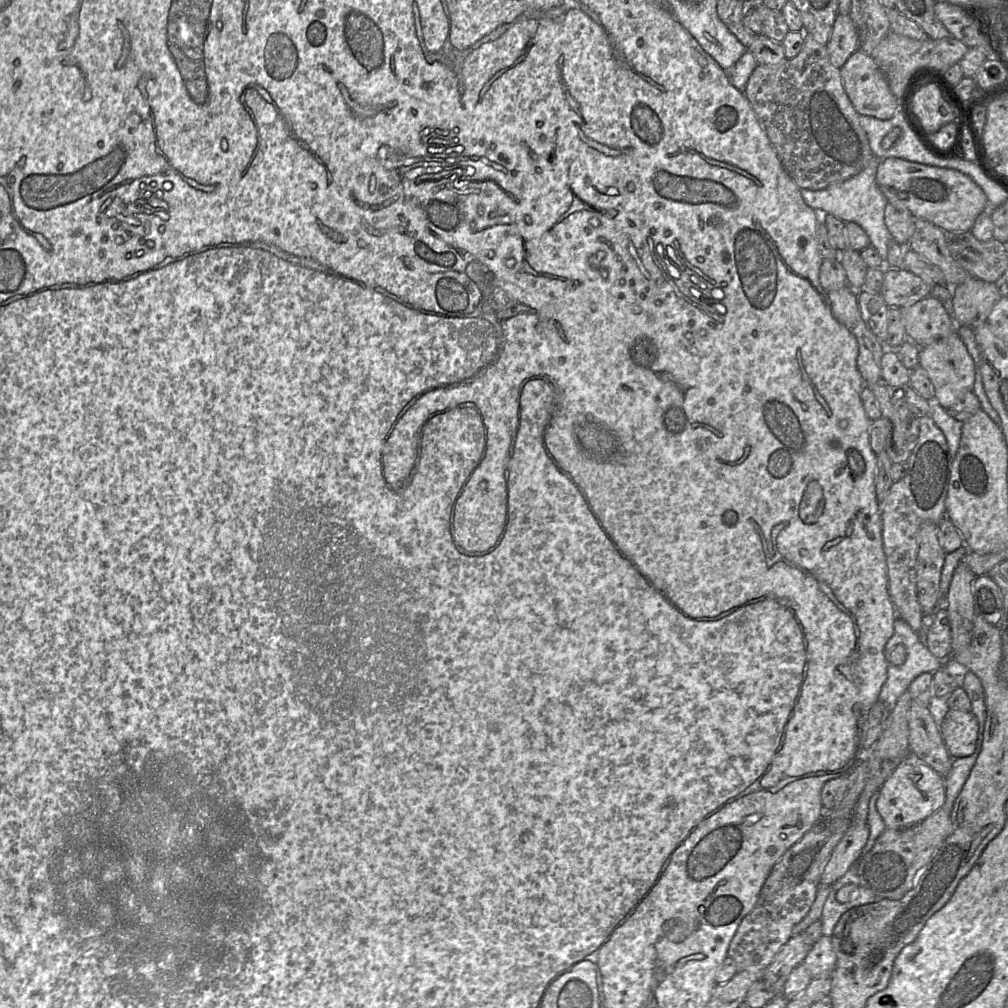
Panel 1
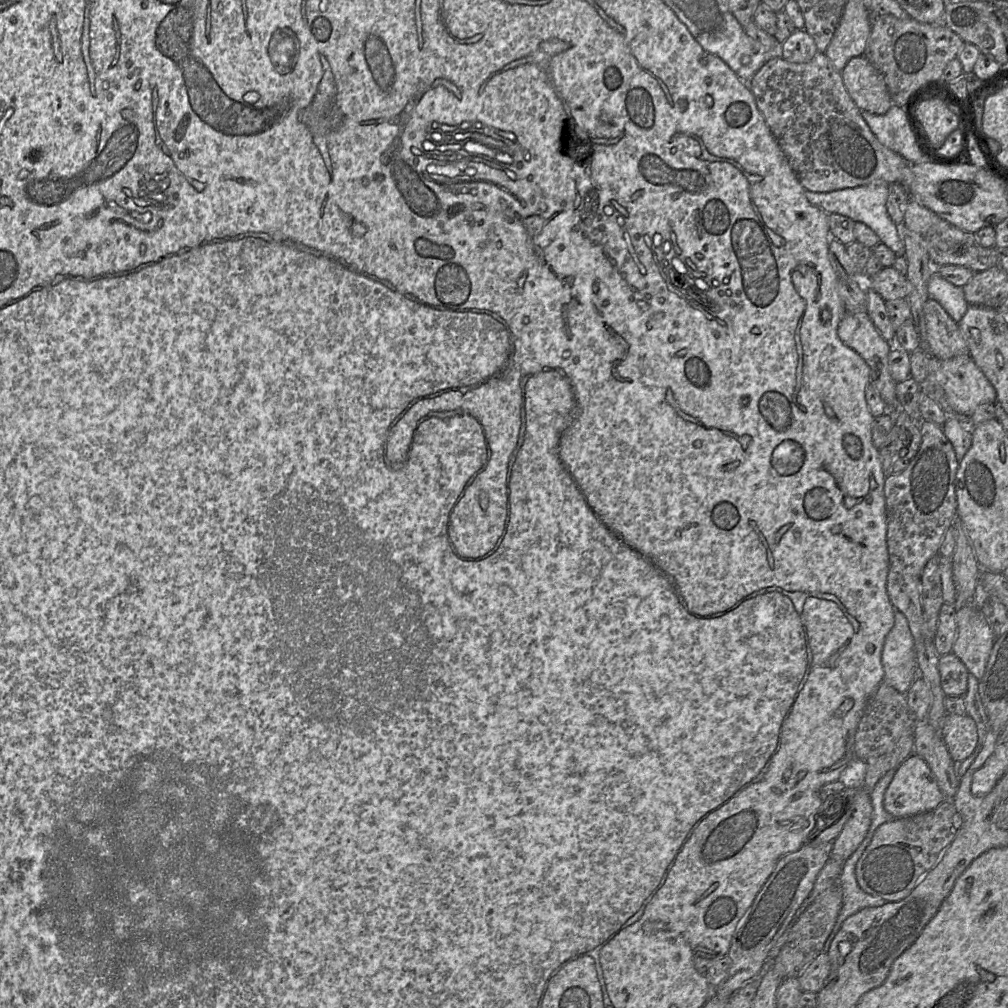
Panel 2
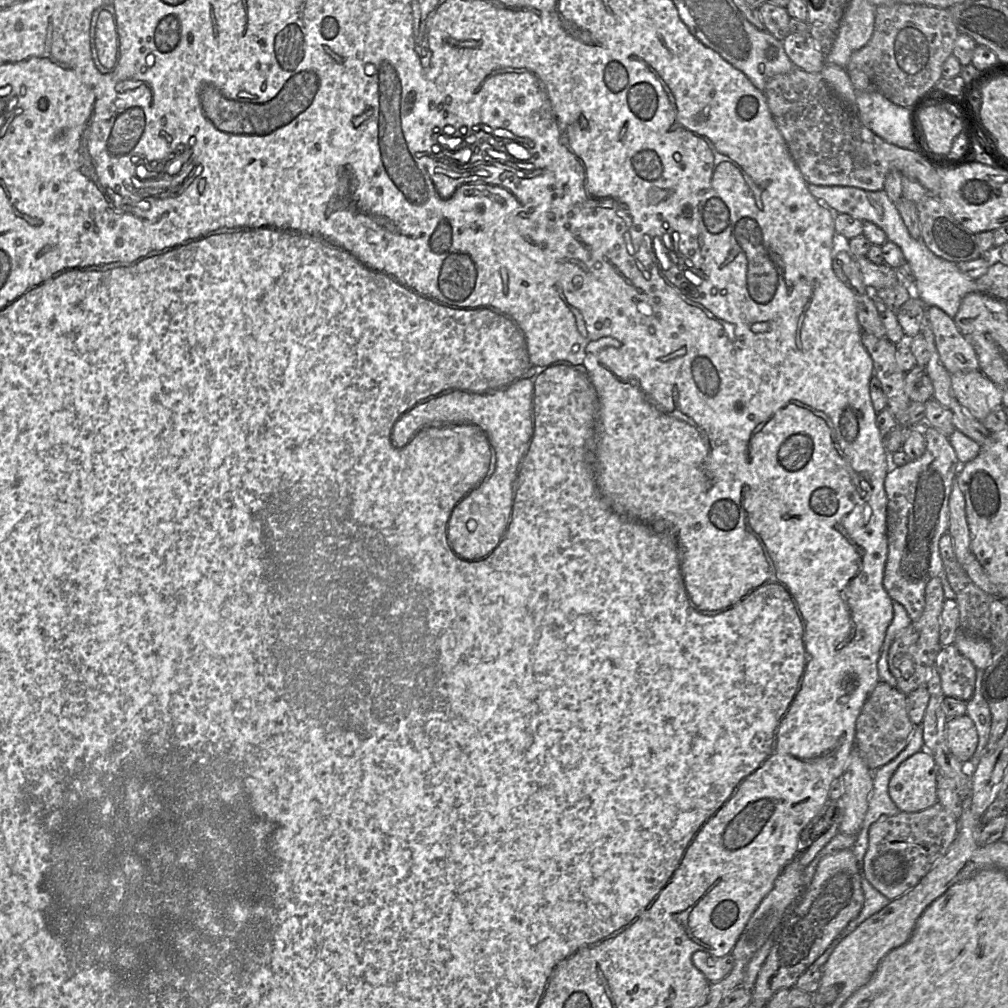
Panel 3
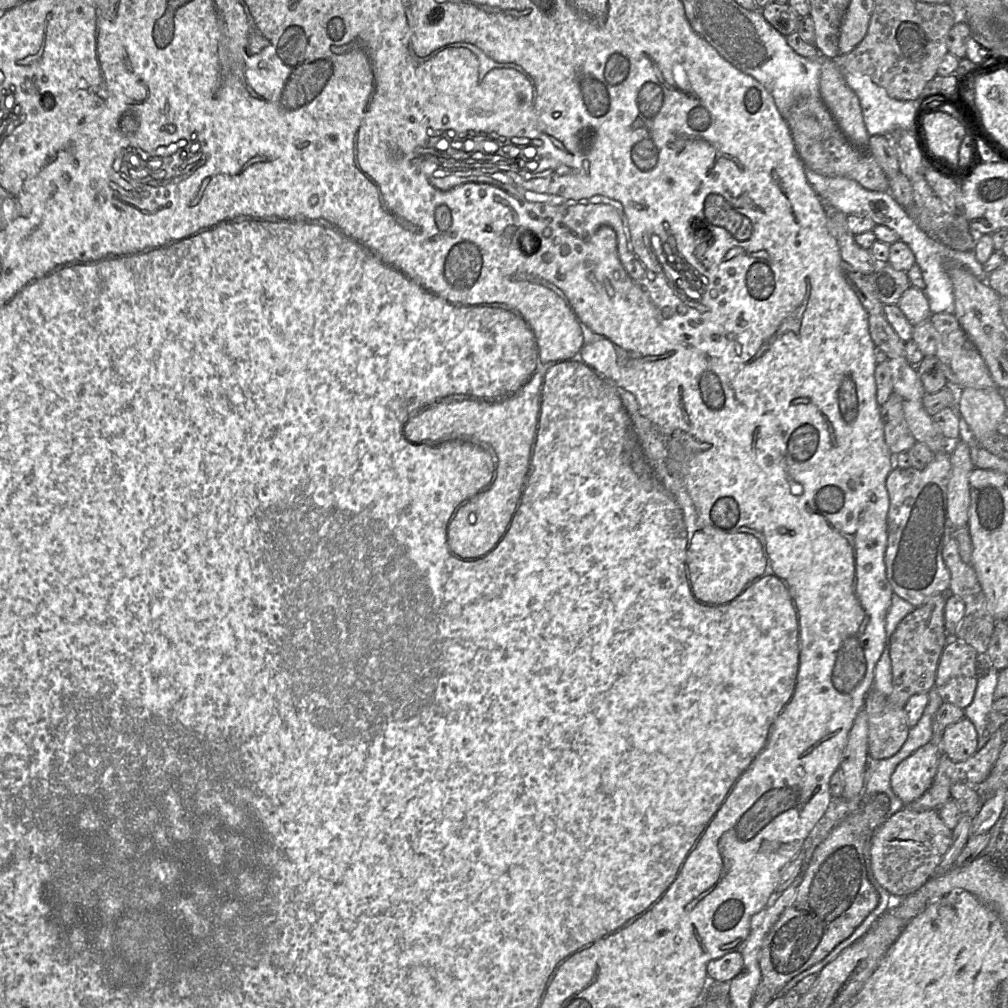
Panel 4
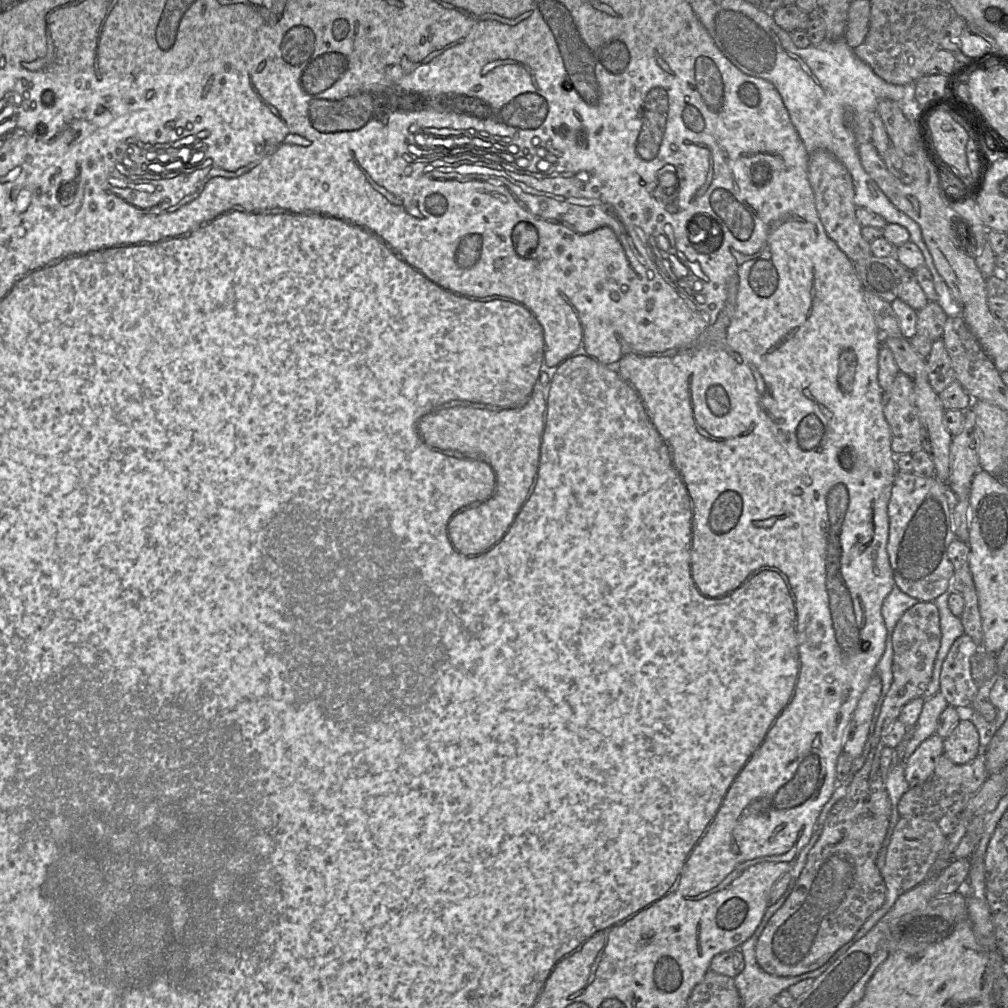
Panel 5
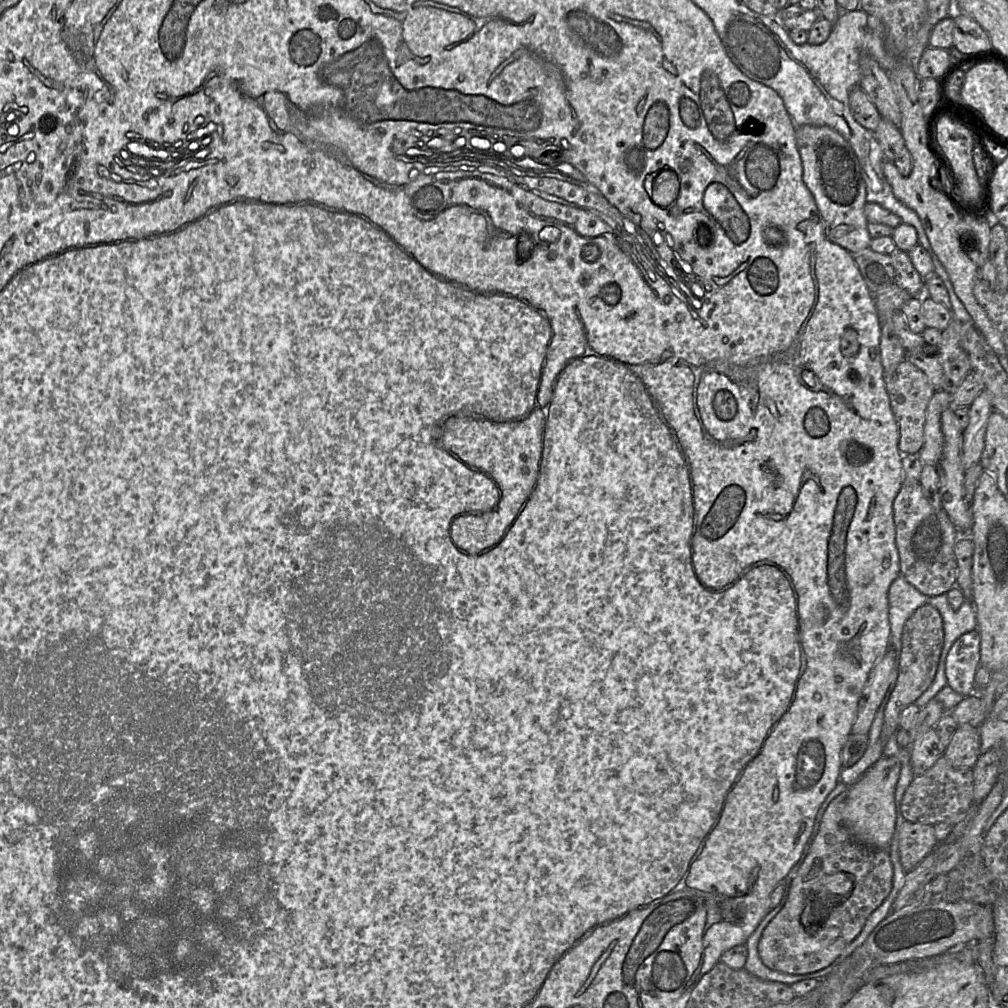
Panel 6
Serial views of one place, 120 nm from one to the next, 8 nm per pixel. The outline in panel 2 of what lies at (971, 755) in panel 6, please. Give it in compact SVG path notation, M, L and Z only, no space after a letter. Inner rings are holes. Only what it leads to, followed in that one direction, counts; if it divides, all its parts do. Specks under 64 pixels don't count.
M946 714L943 718L942 737L951 758L956 763L967 759L978 743L975 721L968 715Z

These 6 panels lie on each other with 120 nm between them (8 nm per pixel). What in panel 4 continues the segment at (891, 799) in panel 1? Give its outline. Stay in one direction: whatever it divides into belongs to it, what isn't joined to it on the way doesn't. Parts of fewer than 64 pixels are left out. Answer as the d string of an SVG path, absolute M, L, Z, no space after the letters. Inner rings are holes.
M932 741L917 749L897 766L890 783L904 807L931 787L941 754L939 744Z

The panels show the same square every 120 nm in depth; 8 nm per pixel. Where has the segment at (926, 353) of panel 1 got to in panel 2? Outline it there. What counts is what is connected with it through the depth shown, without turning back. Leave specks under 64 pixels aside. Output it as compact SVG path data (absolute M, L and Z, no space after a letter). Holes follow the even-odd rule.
M969 354L942 360L940 369L949 405L961 418L969 418L980 404L997 402L995 388Z

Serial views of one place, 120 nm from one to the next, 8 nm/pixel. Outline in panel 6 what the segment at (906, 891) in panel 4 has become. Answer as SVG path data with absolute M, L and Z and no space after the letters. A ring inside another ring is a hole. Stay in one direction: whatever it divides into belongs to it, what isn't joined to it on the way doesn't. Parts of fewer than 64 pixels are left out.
M905 821L899 834L899 857L905 873L914 869L938 844L933 825Z

